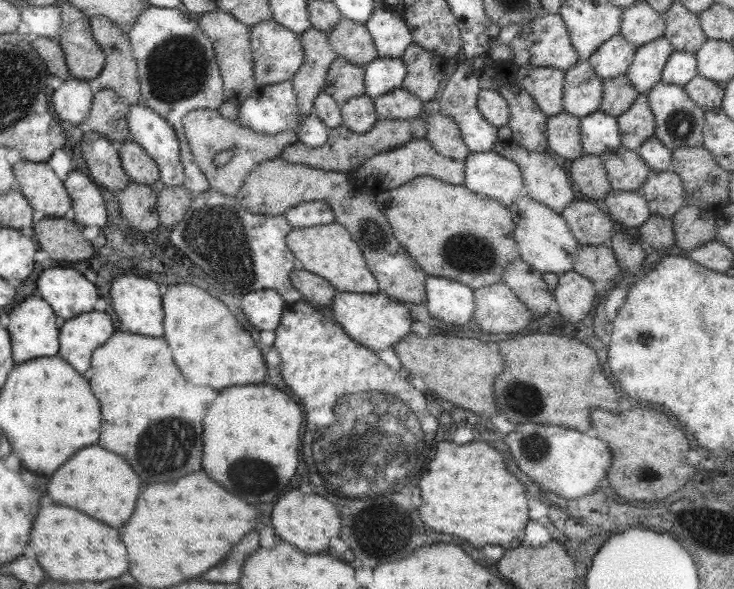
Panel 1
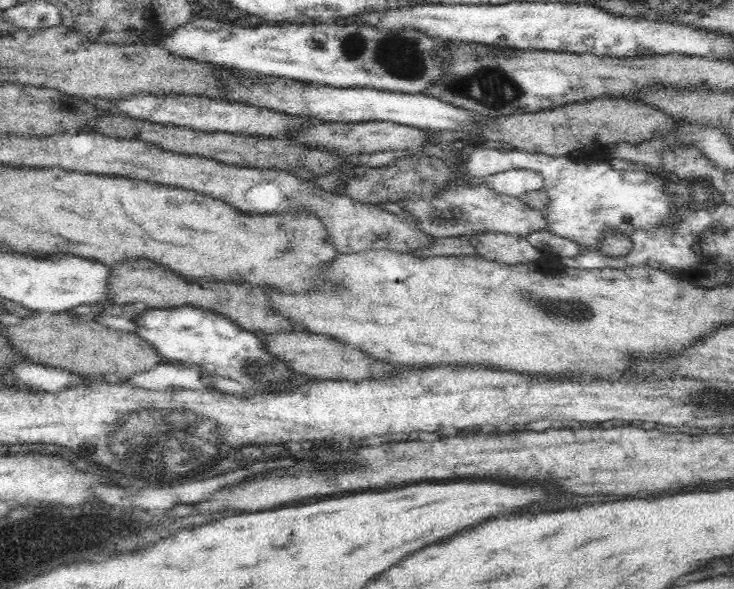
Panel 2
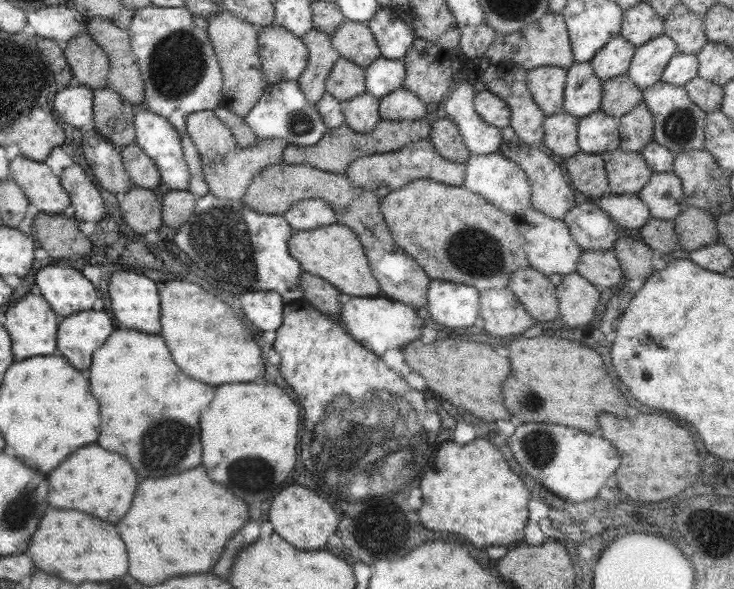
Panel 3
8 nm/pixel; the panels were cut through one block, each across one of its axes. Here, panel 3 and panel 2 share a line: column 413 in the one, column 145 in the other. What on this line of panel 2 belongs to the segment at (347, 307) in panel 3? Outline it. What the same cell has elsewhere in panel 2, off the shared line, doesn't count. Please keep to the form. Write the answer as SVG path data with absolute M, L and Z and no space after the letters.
M192 306L148 307L143 308L135 322L138 324L136 334L148 341L162 357L199 364L211 374L238 382L246 392L284 392L300 378L286 361L268 351L260 335L241 329L236 323L206 309Z

